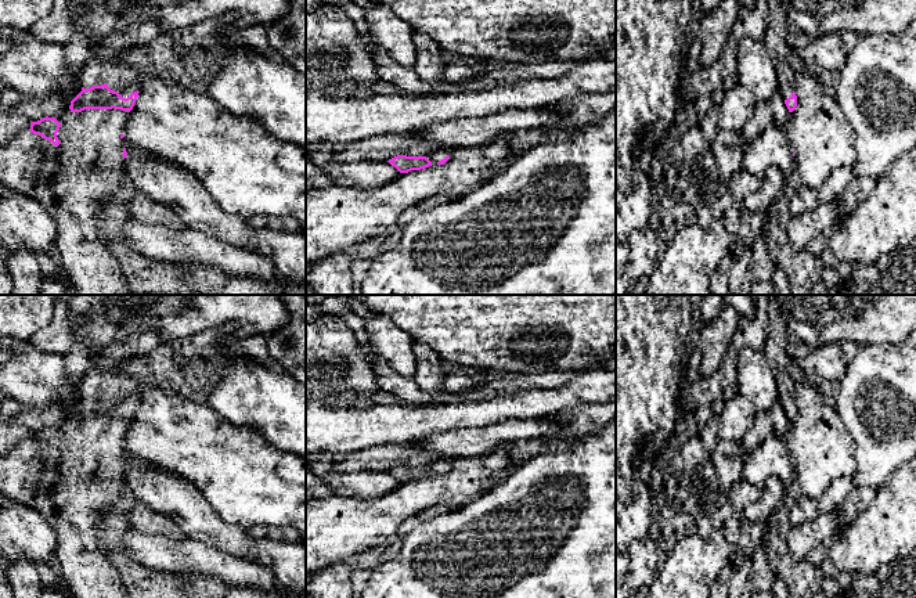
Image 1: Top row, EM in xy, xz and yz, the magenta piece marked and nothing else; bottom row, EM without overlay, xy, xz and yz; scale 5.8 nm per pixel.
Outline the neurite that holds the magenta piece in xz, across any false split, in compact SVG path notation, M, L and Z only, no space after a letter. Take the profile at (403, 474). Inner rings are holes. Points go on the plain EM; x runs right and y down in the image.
M443 457L434 462L428 464L426 466L397 465L387 472L400 483L408 483L411 480L421 480L432 475L443 475L450 469L450 466L451 458Z

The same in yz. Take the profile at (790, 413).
M769 295L768 303L769 327L764 352L769 359L772 372L778 386L778 401L783 406L789 422L797 417L797 406L794 403L794 379L789 375L789 356L786 352L789 329L782 317L776 295Z

